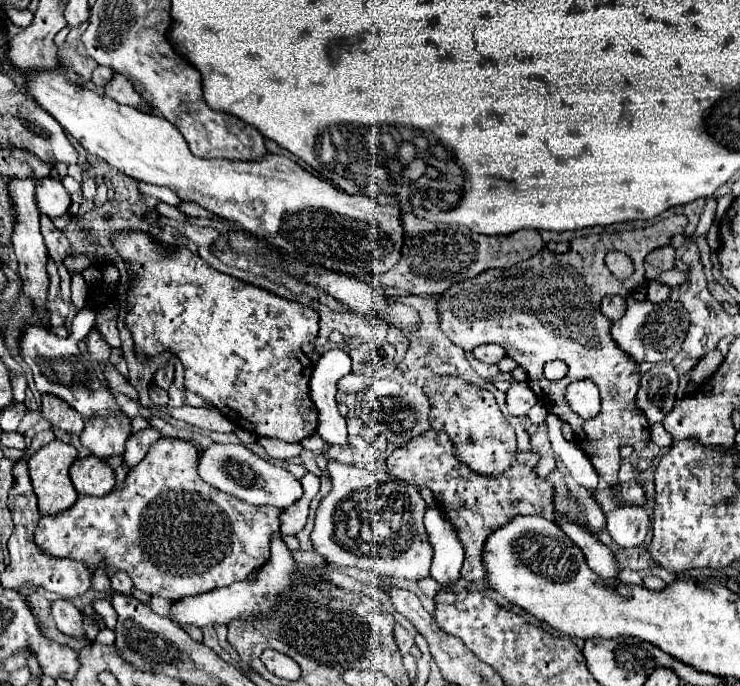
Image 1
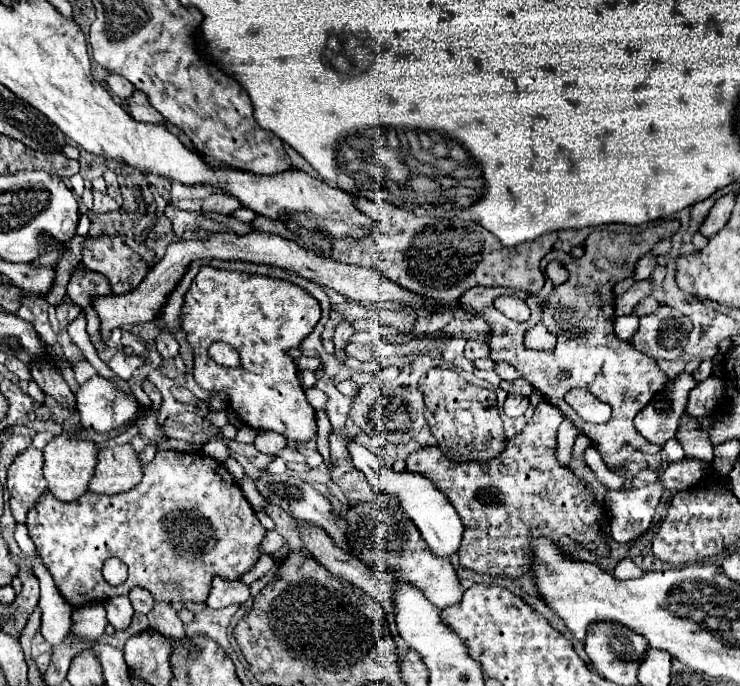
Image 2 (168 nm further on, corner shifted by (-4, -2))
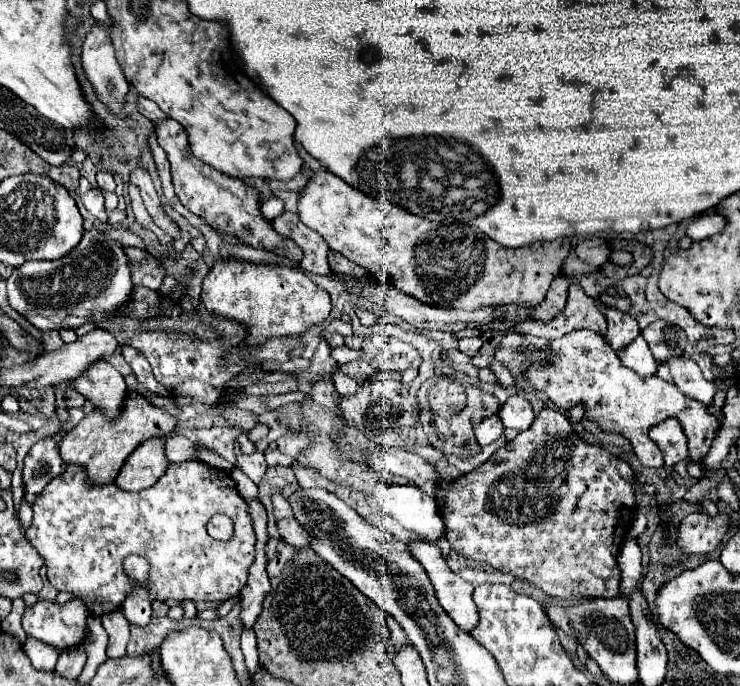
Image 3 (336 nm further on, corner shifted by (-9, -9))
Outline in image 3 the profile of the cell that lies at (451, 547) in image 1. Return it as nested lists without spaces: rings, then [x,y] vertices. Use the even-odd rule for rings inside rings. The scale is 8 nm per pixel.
[[[379,485],[375,497],[381,507],[405,529],[411,529],[431,543],[445,535],[445,523],[437,511],[435,499],[415,485]]]

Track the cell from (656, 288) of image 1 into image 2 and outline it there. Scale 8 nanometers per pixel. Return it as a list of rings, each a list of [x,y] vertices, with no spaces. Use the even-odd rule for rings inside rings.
[[[646,296],[644,300],[638,302],[638,306],[636,306],[634,312],[636,312],[638,316],[644,316],[644,314],[652,314],[658,306],[660,306],[660,304],[658,304],[658,300],[656,300],[654,296]]]

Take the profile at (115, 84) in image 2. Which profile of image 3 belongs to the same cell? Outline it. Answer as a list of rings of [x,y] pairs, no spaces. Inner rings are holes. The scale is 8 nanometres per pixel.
[[[139,97],[139,111],[145,115],[145,117],[149,117],[151,121],[163,121],[163,119],[167,119],[167,115],[153,103],[153,101],[149,101],[149,99],[145,99],[145,97]]]

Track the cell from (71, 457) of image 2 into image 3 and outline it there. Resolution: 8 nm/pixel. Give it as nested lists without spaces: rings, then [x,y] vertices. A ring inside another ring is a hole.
[[[129,389],[129,403],[125,403],[125,415],[121,415],[121,419],[113,419],[113,423],[109,423],[105,415],[97,415],[97,411],[93,411],[61,439],[59,449],[65,463],[81,463],[87,469],[91,483],[113,483],[125,459],[137,445],[151,437],[169,435],[175,425],[177,419],[173,415],[155,407],[137,391]]]

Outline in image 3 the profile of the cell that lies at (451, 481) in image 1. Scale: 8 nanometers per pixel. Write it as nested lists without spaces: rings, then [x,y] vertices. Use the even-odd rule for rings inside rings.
[[[545,407],[533,421],[533,425],[525,431],[521,431],[513,441],[505,443],[501,449],[497,449],[483,465],[479,465],[475,471],[459,477],[451,487],[447,483],[443,483],[441,487],[437,487],[437,505],[439,511],[445,519],[445,527],[447,527],[447,541],[451,543],[451,547],[455,551],[459,551],[461,555],[465,555],[467,559],[473,559],[477,563],[487,563],[491,569],[503,571],[503,573],[511,573],[515,577],[527,579],[531,581],[537,589],[541,589],[543,593],[551,595],[551,597],[561,597],[561,599],[573,599],[573,597],[605,597],[605,599],[613,599],[619,595],[619,567],[617,567],[617,553],[621,549],[621,543],[625,543],[627,535],[629,535],[629,523],[633,521],[633,511],[637,509],[637,501],[635,501],[635,493],[633,493],[633,481],[635,481],[635,469],[611,455],[609,451],[605,451],[603,447],[597,445],[589,445],[587,441],[583,441],[571,421],[561,413],[561,411],[553,411],[549,407]]]

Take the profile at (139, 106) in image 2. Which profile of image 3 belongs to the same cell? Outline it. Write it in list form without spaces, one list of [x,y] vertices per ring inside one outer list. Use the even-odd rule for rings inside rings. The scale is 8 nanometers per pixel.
[[[173,119],[159,121],[157,123],[157,141],[167,153],[167,159],[171,163],[175,193],[177,193],[179,201],[185,205],[185,209],[203,217],[213,229],[233,235],[233,237],[249,243],[255,249],[263,247],[265,251],[271,251],[279,257],[287,257],[291,261],[303,259],[303,249],[299,245],[295,245],[293,239],[279,235],[273,229],[271,221],[267,221],[263,217],[261,203],[259,203],[261,193],[255,187],[249,187],[241,179],[229,177],[229,175],[201,163],[197,157],[193,159],[189,143],[187,143],[187,133],[177,121],[173,121]]]

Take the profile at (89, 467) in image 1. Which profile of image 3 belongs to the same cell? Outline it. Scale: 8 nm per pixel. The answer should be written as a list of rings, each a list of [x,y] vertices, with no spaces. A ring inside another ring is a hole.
[[[147,439],[127,457],[115,485],[125,491],[143,491],[157,483],[167,467],[169,461],[165,457],[165,439]]]

